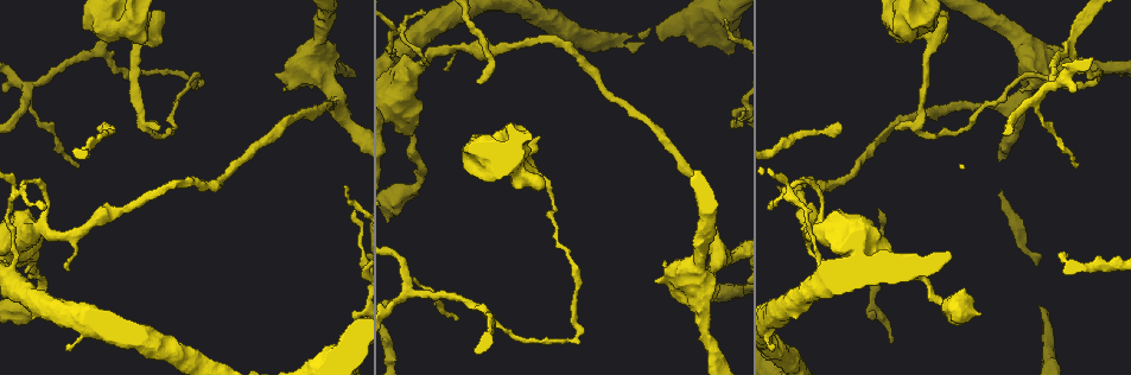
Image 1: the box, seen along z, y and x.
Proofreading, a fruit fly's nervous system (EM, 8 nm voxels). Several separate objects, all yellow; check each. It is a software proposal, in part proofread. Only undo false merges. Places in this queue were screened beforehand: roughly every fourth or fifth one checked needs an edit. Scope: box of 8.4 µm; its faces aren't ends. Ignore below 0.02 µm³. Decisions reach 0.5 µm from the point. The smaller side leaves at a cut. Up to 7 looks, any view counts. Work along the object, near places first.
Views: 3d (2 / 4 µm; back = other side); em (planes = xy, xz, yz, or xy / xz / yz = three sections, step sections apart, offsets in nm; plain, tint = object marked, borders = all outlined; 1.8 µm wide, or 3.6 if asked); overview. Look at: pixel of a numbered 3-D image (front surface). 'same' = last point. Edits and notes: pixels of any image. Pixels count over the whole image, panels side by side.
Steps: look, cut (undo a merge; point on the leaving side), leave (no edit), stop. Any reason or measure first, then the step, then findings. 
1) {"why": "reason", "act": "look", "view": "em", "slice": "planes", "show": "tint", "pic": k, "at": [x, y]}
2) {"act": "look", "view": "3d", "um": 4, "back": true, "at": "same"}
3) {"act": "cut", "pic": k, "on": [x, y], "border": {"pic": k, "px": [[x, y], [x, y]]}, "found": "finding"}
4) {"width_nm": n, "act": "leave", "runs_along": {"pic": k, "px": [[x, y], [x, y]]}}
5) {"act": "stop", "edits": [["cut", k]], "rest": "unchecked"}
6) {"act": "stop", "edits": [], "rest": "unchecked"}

{"why": "sharp bend", "act": "look", "view": "em", "slice": "xz", "step": 16, "show": "plain", "pic": 1, "at": [1092, 83]}

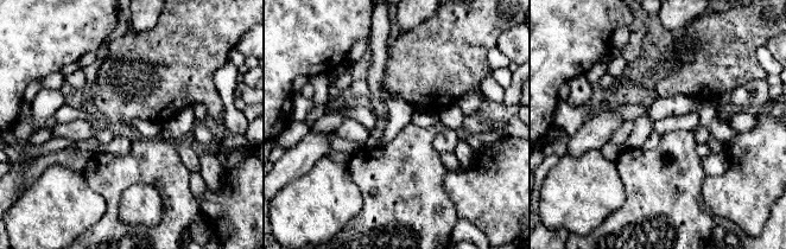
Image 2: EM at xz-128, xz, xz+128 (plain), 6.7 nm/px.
{"act": "look", "view": "em", "slice": "xz", "step": 16, "show": "tint", "at": "same"}

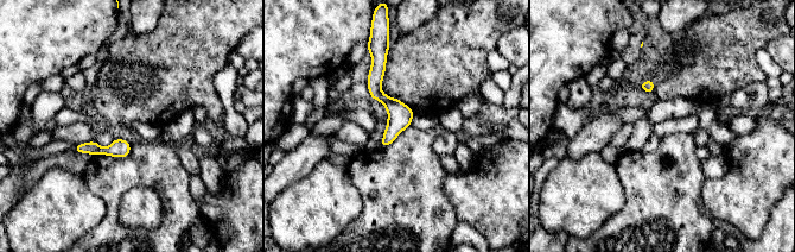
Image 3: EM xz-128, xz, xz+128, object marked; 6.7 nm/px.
{"act": "leave", "runs_along": {"pic": 3, "px": [[383, 57], [376, 92], [393, 108], [386, 143]]}, "found": "one cell here"}

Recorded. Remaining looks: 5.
{"why": "sharp bend", "act": "look", "view": "3d", "um": 4, "pic": 1, "at": [480, 308]}

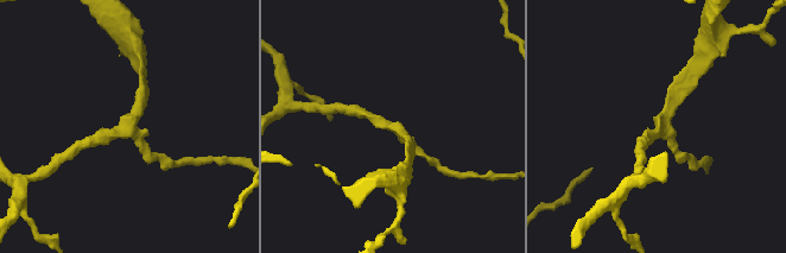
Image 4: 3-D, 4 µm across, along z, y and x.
{"arms": 3, "why": "shape alone is not enough", "act": "look", "view": "em", "slice": "planes", "show": "tint", "pic": 4, "at": [130, 128]}

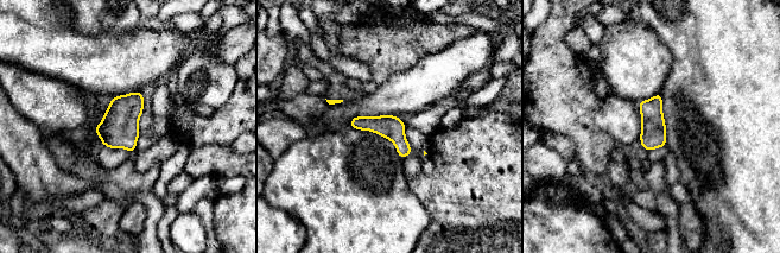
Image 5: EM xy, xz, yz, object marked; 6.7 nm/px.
{"width_nm": 160, "act": "leave", "found": "all the same cell"}

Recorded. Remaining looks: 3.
{"why": "three-way junction", "act": "look", "view": "em", "slice": "yz", "step": 8, "show": "tint", "pic": 1, "at": [30, 87]}

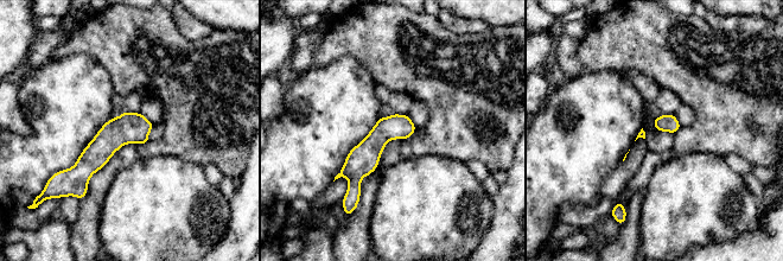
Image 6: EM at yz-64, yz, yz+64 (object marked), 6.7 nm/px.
{"why": "cut it another way", "act": "look", "view": "em", "slice": "planes", "show": "tint", "at": "same"}

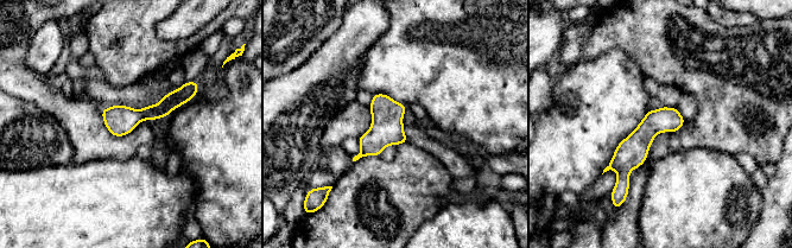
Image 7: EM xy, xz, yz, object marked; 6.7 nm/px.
{"width_nm": 160, "act": "leave", "found": "continuous, no second cell"}

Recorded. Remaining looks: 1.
{"act": "stop", "edits": [], "rest": "unchecked"}

